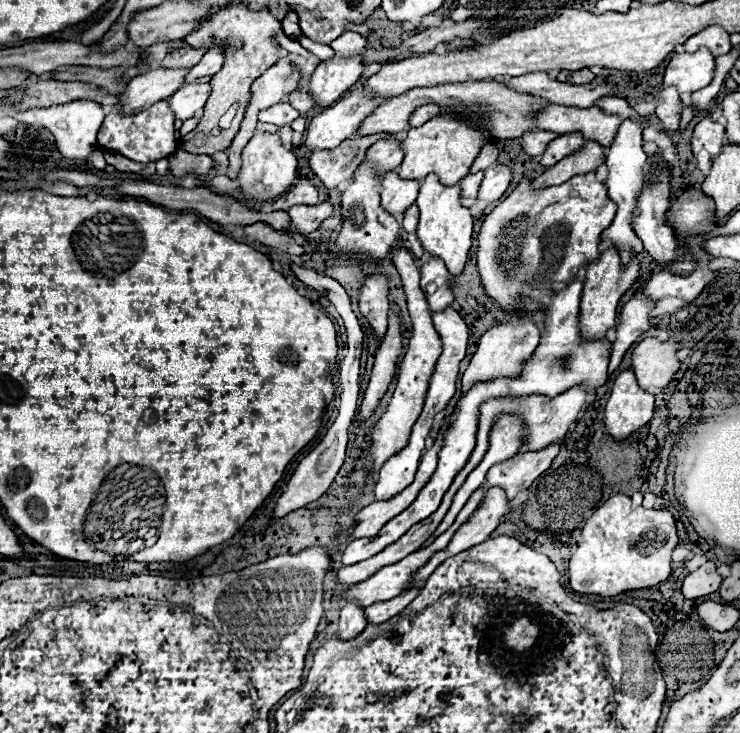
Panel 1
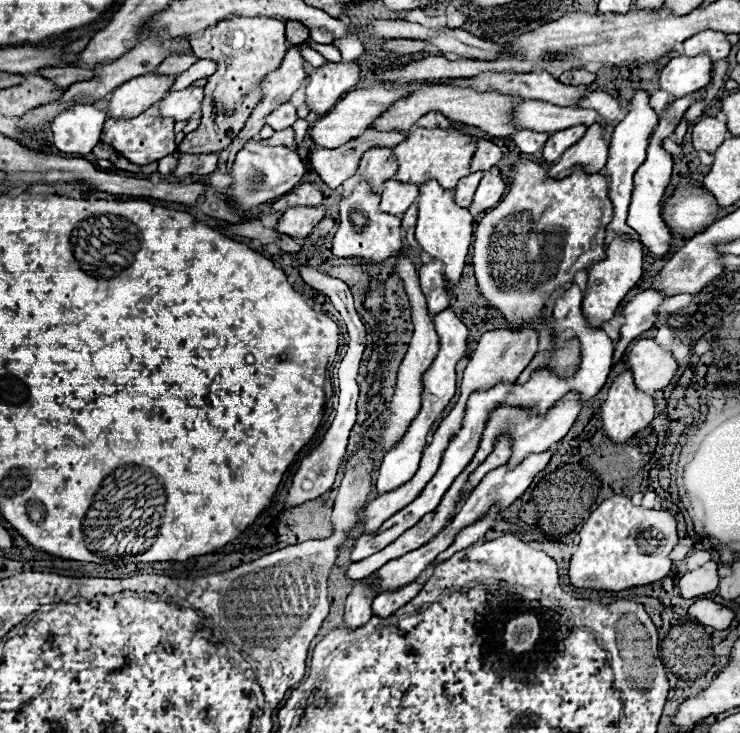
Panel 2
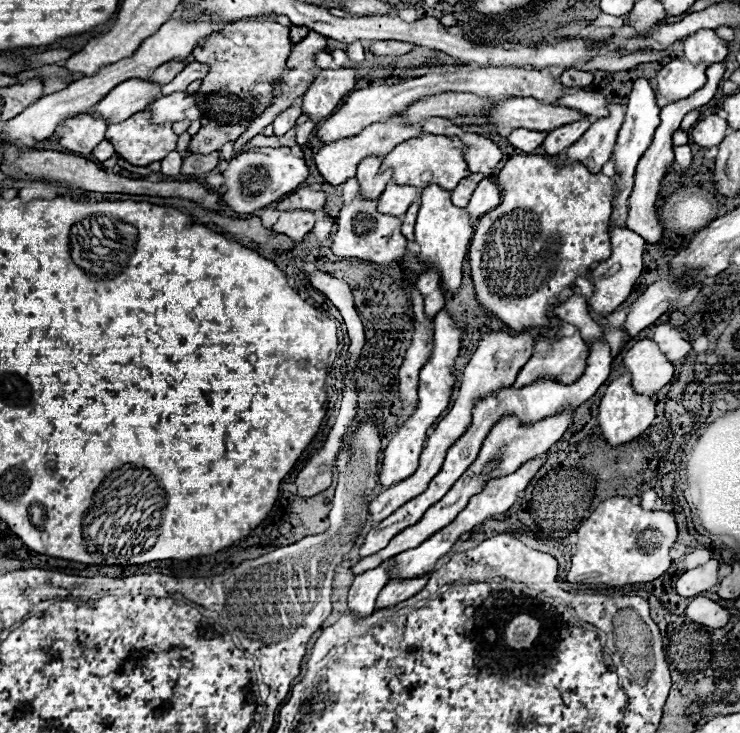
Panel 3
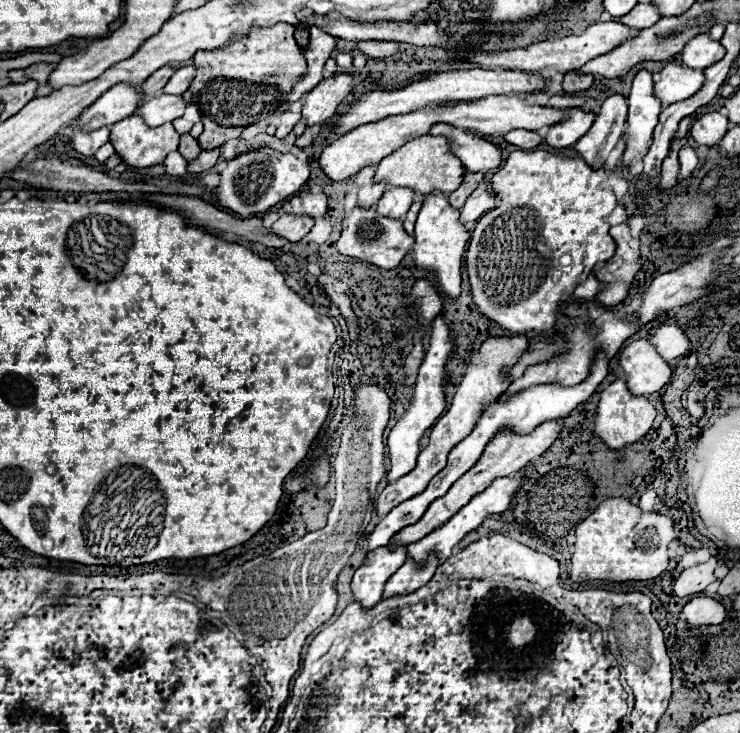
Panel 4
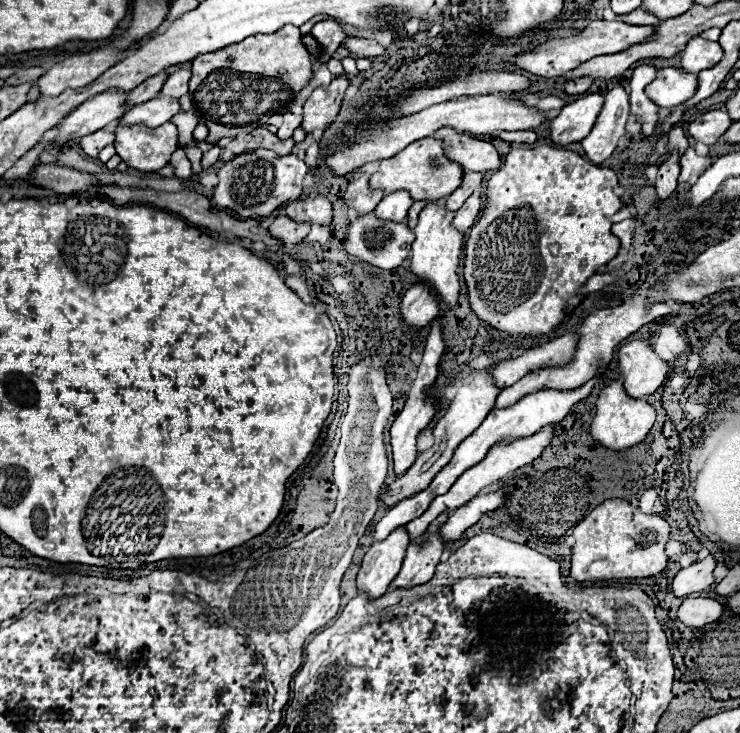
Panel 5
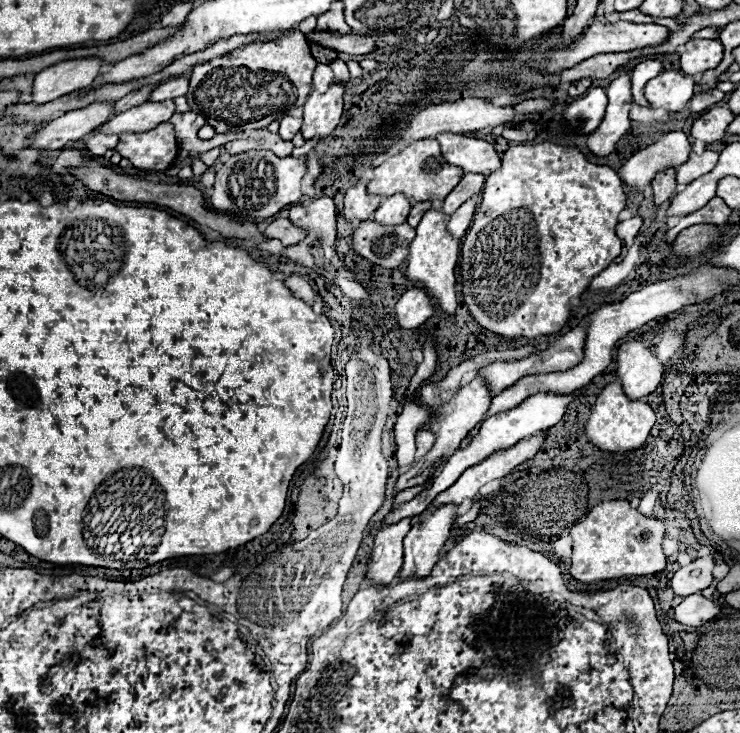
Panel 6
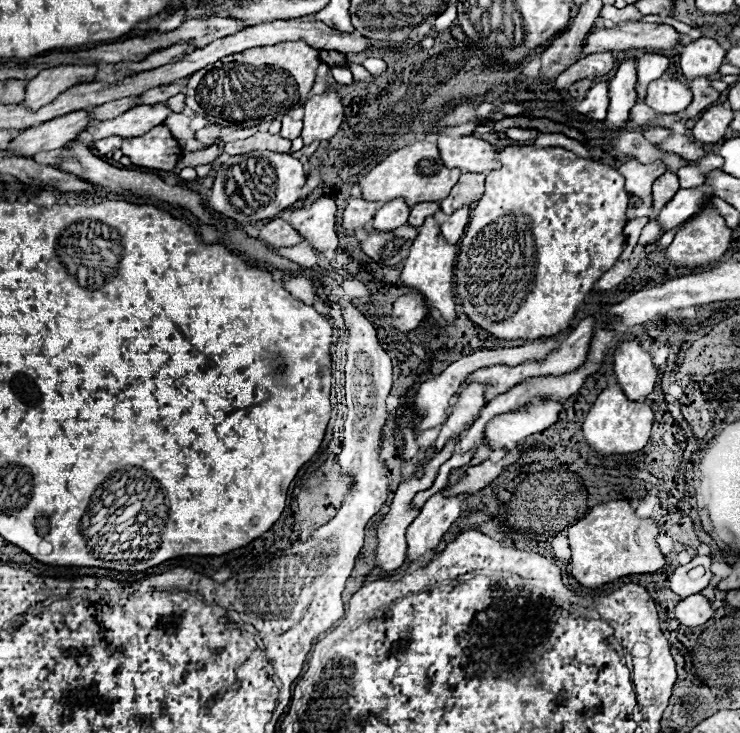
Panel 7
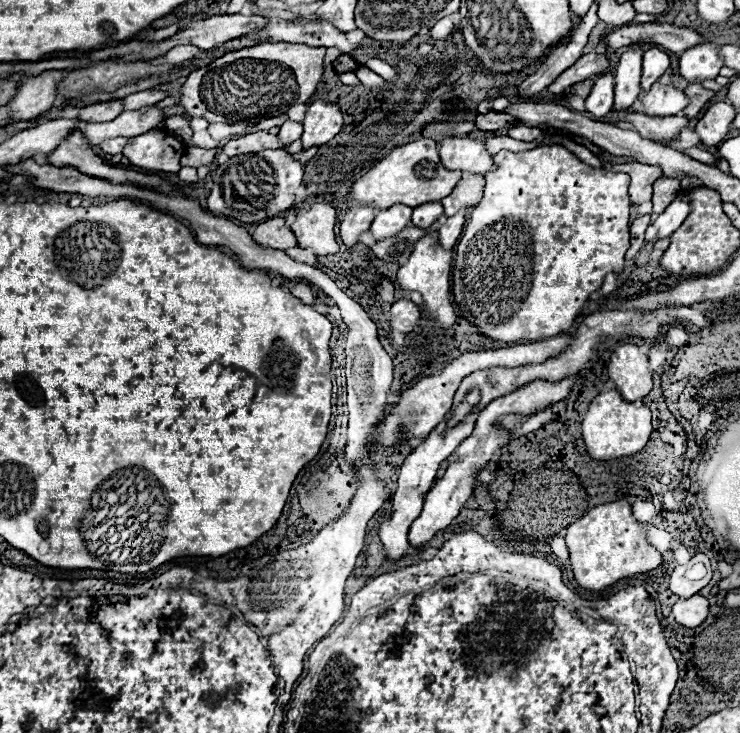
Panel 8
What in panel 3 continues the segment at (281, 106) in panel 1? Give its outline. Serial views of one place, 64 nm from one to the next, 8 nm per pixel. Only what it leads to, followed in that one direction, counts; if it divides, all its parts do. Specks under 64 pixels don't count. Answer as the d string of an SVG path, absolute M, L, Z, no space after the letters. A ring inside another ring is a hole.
M290 106L290 108L282 110L282 112L274 118L274 122L272 122L274 134L276 134L276 136L282 136L282 134L286 134L290 128L294 128L296 118L298 118L300 114L302 114L302 110L300 110L298 106Z

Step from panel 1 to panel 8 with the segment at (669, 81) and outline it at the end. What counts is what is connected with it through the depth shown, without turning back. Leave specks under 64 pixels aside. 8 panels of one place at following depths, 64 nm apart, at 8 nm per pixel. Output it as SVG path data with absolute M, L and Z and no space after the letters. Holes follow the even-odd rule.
M654 82L652 88L644 94L642 104L648 116L676 116L690 104L690 100L684 94L684 90L672 84Z

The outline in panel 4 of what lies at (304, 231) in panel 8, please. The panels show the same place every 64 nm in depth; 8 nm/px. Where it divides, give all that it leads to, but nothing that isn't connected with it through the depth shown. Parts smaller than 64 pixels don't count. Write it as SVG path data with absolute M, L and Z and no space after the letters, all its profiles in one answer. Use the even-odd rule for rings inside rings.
M300 190L296 196L282 204L282 212L296 212L306 216L324 216L326 214L326 194L318 192L312 194L310 190Z

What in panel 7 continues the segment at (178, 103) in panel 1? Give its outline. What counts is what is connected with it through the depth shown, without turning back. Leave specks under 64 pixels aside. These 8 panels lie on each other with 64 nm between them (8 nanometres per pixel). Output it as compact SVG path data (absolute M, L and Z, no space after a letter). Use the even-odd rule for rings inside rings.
M142 104L136 106L112 120L106 122L94 122L88 126L88 132L94 136L94 140L100 140L104 136L140 136L154 126L162 124L172 114L170 106L164 104Z

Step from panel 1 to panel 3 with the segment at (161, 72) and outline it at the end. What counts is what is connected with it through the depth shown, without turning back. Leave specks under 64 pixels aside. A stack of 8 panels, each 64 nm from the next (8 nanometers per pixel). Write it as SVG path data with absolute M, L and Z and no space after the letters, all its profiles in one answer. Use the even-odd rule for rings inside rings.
M126 80L118 84L108 96L104 96L94 112L104 116L108 124L128 120L132 114L146 110L158 96L160 96L160 84L154 84L150 80Z

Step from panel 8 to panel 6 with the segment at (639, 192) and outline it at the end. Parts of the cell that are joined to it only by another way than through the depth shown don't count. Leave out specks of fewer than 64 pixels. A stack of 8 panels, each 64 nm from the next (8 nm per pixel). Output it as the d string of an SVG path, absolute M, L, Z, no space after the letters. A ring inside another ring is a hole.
M668 132L650 148L634 154L622 168L620 176L628 186L646 190L654 176L670 166L680 166L690 156L690 142L684 132Z

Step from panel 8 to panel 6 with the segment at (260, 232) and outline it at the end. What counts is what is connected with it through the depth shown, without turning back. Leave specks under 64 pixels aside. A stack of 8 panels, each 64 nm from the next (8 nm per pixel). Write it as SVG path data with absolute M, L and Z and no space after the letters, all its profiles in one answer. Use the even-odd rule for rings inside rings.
M278 218L264 230L264 236L280 240L284 246L294 246L294 244L302 242L308 236L308 232L304 228L294 226L288 218Z

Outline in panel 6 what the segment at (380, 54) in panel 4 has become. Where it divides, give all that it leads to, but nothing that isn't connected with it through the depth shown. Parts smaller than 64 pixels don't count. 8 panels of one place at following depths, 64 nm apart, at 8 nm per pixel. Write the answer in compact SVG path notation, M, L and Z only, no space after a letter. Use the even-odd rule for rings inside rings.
M310 32L306 34L308 40L318 42L324 48L332 48L336 52L346 52L346 54L372 54L376 52L376 40L372 36L332 36L332 34L318 34Z

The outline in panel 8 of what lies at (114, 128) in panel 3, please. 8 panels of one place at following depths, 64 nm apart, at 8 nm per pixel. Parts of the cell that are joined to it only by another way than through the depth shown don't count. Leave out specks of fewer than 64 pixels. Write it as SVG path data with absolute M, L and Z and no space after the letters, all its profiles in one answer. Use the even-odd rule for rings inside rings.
M150 130L146 134L134 136L124 146L124 156L140 168L178 172L180 158L184 154L184 144L164 130Z

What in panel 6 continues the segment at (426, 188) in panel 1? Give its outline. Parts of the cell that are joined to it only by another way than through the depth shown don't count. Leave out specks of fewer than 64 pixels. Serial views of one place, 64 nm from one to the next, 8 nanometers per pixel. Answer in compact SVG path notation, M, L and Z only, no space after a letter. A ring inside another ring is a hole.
M434 208L428 210L428 212L422 216L420 224L416 226L416 238L414 238L412 244L410 244L410 256L408 256L406 276L408 276L408 280L412 280L412 282L416 282L420 288L424 288L424 290L432 296L432 300L434 300L446 314L454 314L454 310L456 310L456 306L458 306L458 302L456 302L456 274L454 274L454 270L456 270L456 264L458 264L460 240L454 238L454 236L446 230L448 220L450 220L448 214L444 214L444 212L440 212L440 210L434 210Z

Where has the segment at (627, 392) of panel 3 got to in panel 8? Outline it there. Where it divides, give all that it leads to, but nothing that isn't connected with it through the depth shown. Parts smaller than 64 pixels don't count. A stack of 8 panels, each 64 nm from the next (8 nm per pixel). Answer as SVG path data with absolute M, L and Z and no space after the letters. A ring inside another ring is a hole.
M618 390L598 394L582 420L582 436L588 448L588 454L596 460L610 460L620 456L632 456L640 452L652 432L652 412L644 404L622 400Z

